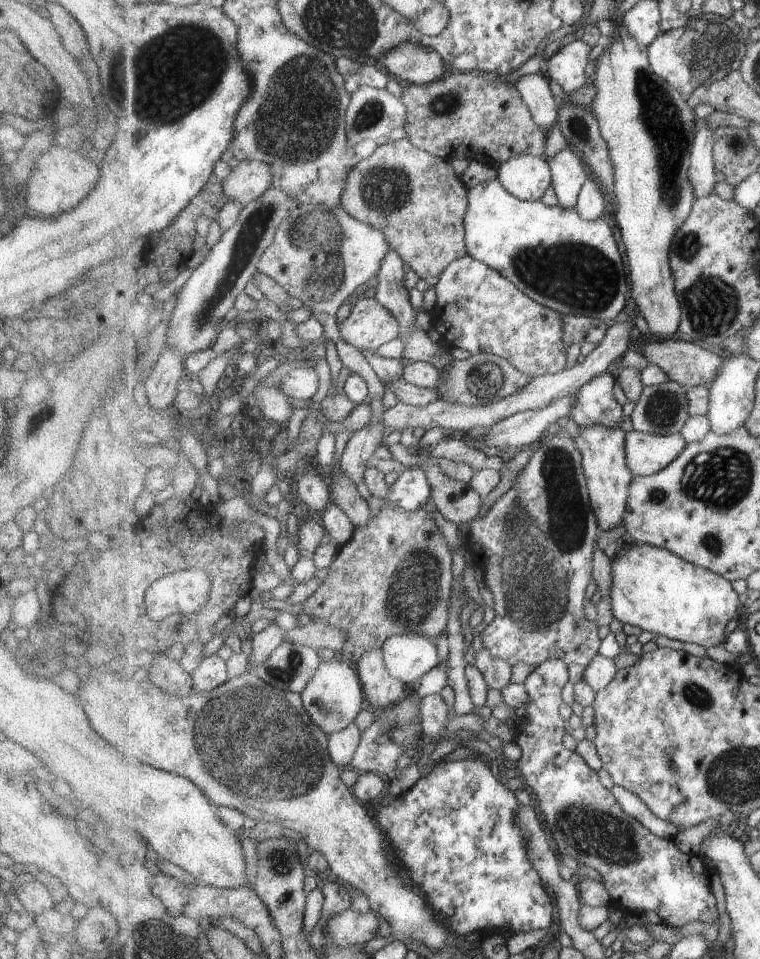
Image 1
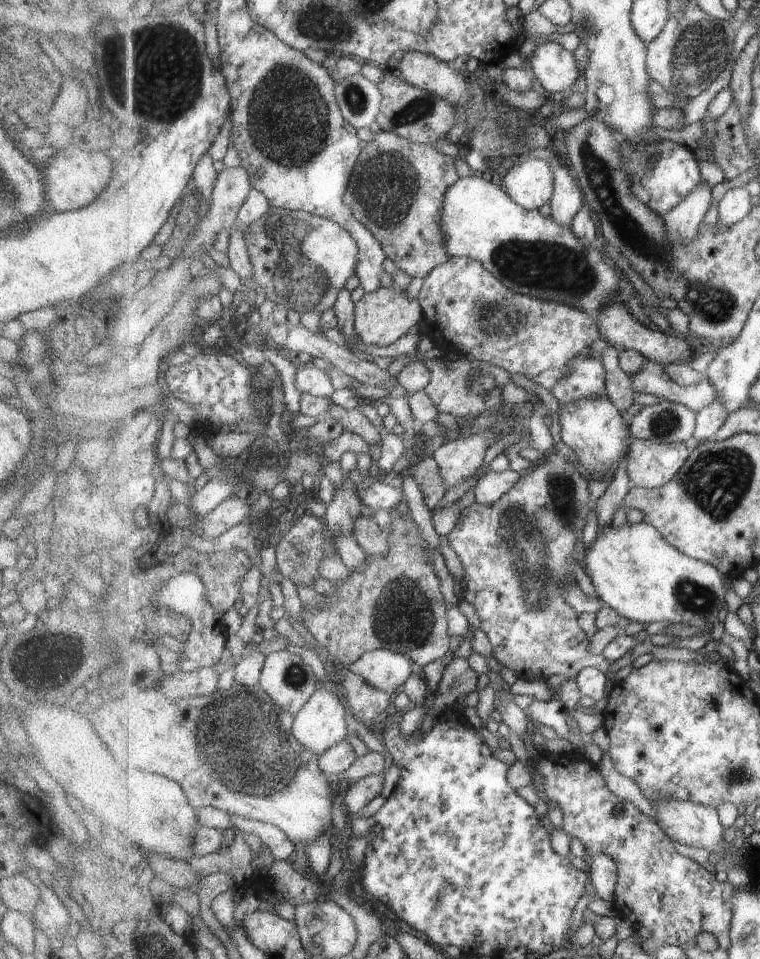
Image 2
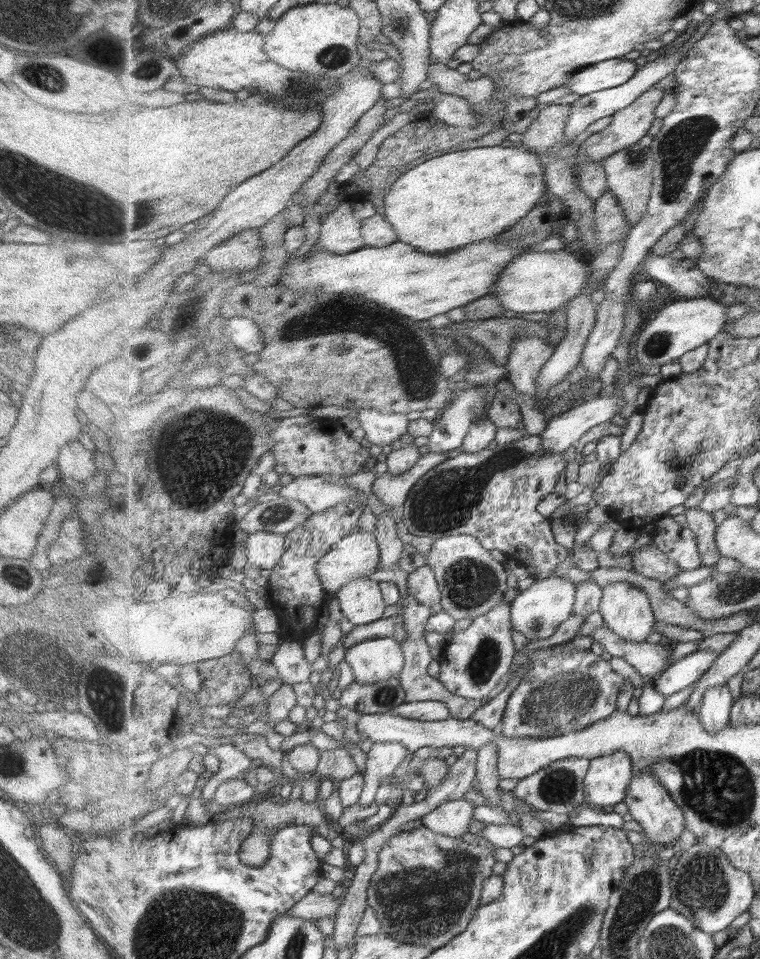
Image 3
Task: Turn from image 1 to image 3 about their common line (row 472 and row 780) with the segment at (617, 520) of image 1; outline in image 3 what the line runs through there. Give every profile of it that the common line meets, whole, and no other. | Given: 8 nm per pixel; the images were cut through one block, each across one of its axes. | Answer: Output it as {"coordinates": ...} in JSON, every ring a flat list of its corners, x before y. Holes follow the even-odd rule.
{"coordinates":[[627,752,594,759,584,784,590,806,614,807,623,802,634,779,634,768,632,757]]}

